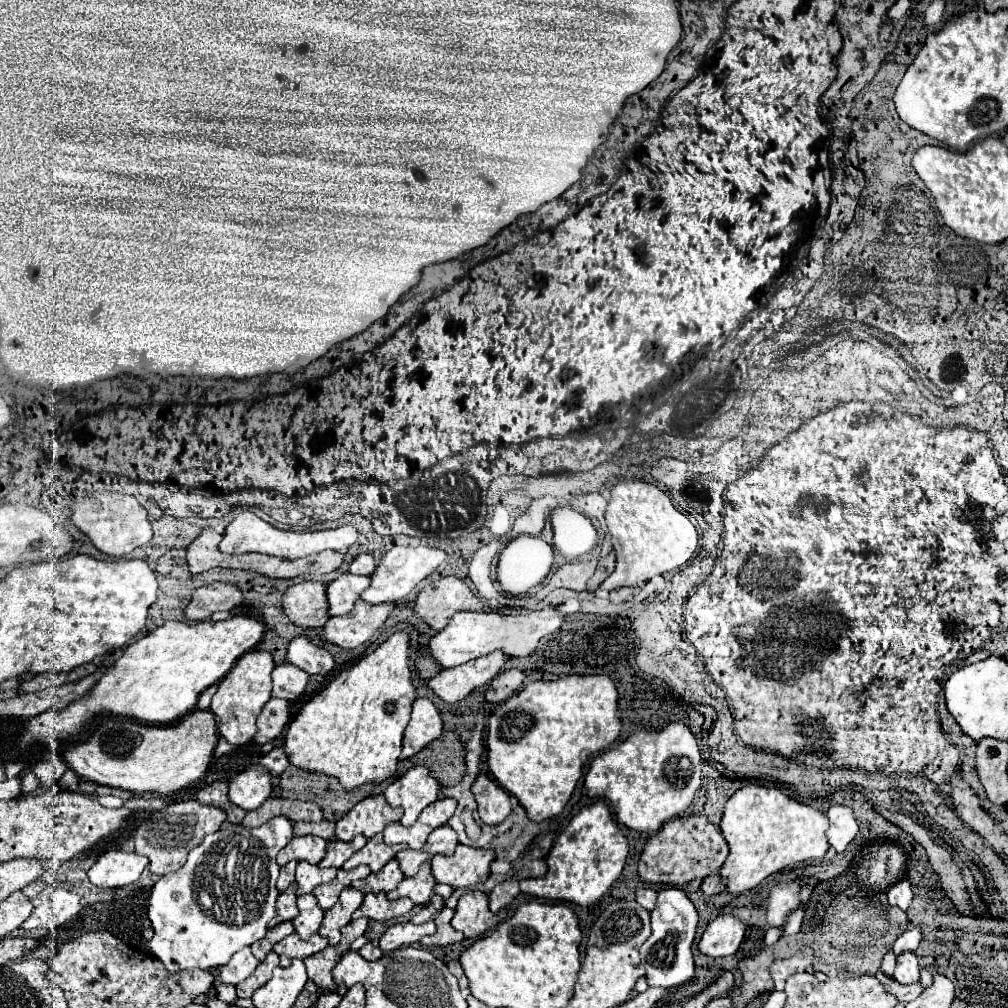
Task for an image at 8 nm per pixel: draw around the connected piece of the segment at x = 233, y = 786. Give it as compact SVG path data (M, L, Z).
M254 764L248 770L240 772L232 782L230 782L230 800L244 808L244 810L254 810L262 806L262 802L272 794L272 774L262 766Z

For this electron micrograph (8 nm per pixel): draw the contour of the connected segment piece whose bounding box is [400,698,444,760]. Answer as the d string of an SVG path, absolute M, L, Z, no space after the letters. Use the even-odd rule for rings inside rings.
M418 698L412 706L412 716L404 732L404 748L400 758L406 760L420 752L424 746L428 746L442 734L442 728L444 724L438 708L428 698Z

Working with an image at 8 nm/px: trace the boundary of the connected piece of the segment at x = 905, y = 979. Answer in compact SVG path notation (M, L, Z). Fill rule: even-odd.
M902 952L896 958L894 980L900 984L912 984L912 982L918 982L918 976L920 976L920 962L916 952Z

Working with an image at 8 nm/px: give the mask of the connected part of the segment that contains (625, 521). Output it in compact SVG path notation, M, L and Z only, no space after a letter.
M644 480L620 482L612 488L606 506L606 526L612 534L616 570L602 582L600 588L604 590L644 584L656 574L666 574L682 566L696 554L706 554L702 550L705 529L694 526L684 512L676 510L664 490Z

